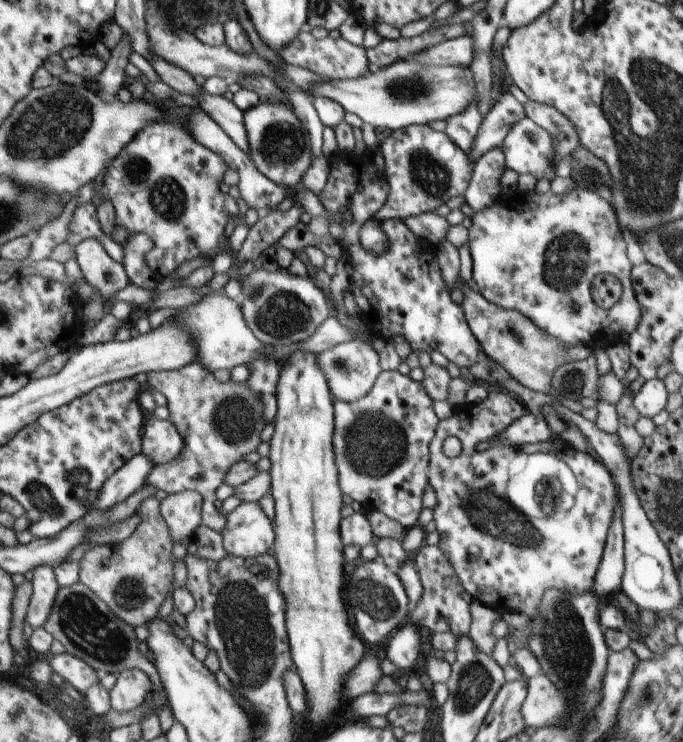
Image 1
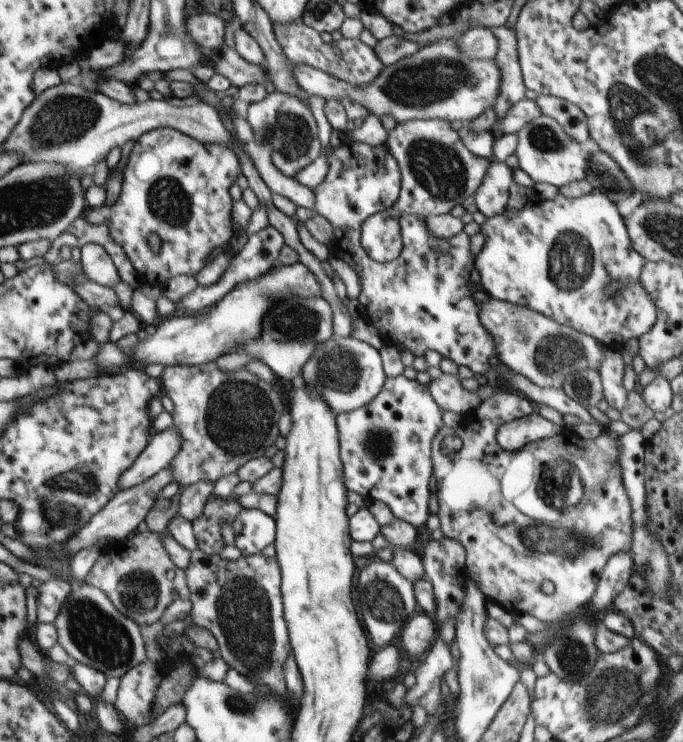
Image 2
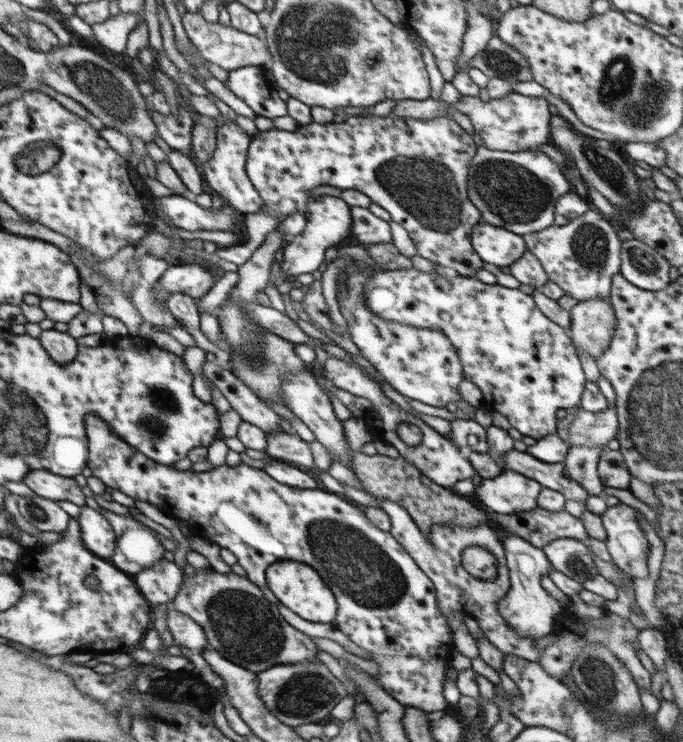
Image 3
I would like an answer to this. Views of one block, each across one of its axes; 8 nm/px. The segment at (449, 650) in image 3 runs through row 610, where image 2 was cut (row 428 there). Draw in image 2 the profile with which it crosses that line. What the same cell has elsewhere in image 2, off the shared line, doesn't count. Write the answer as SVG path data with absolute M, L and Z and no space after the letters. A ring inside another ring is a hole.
M403 374L385 380L382 390L368 403L356 410L338 414L340 458L343 462L345 485L348 491L361 494L368 500L386 503L396 519L402 519L416 528L424 527L431 514L428 509L430 498L430 476L433 462L431 444L436 433L443 427L443 411L429 388Z

